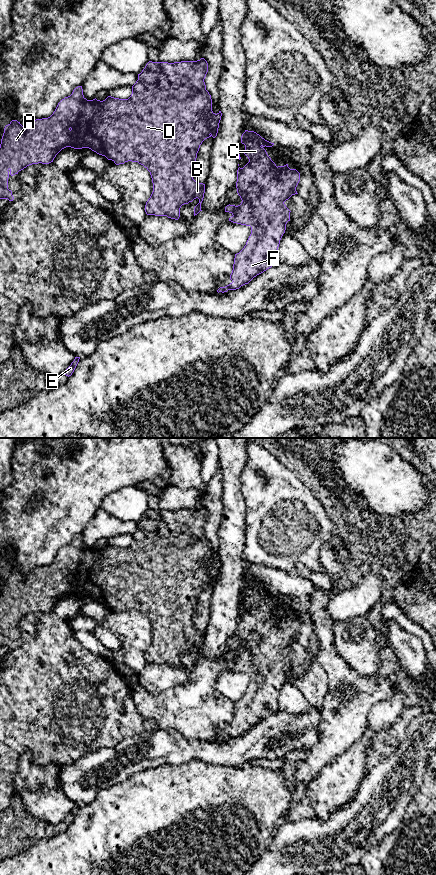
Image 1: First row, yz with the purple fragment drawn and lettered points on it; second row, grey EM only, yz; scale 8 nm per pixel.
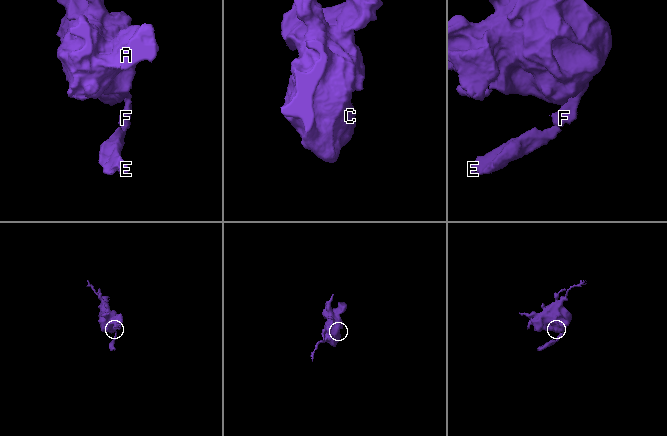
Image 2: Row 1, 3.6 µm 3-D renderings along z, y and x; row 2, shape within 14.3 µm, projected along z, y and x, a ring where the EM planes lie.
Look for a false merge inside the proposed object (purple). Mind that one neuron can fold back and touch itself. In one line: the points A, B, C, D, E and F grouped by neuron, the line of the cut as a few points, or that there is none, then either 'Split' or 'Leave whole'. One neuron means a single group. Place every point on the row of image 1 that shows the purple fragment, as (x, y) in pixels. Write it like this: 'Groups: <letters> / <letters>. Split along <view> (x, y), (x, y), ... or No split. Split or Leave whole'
Groups: A B C D E F. No split. Leave whole

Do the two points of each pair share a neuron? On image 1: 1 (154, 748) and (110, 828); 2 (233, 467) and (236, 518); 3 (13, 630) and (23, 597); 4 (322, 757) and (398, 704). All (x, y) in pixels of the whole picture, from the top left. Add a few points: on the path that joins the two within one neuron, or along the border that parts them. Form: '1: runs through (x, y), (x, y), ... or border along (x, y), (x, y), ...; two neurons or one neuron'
1: border along (163, 764), (138, 771), (120, 782); two neurons
2: runs through (233, 480), (234, 505); one neuron
3: runs through (13, 622), (13, 607), (15, 605); one neuron
4: border along (379, 701), (370, 711), (367, 722); two neurons

